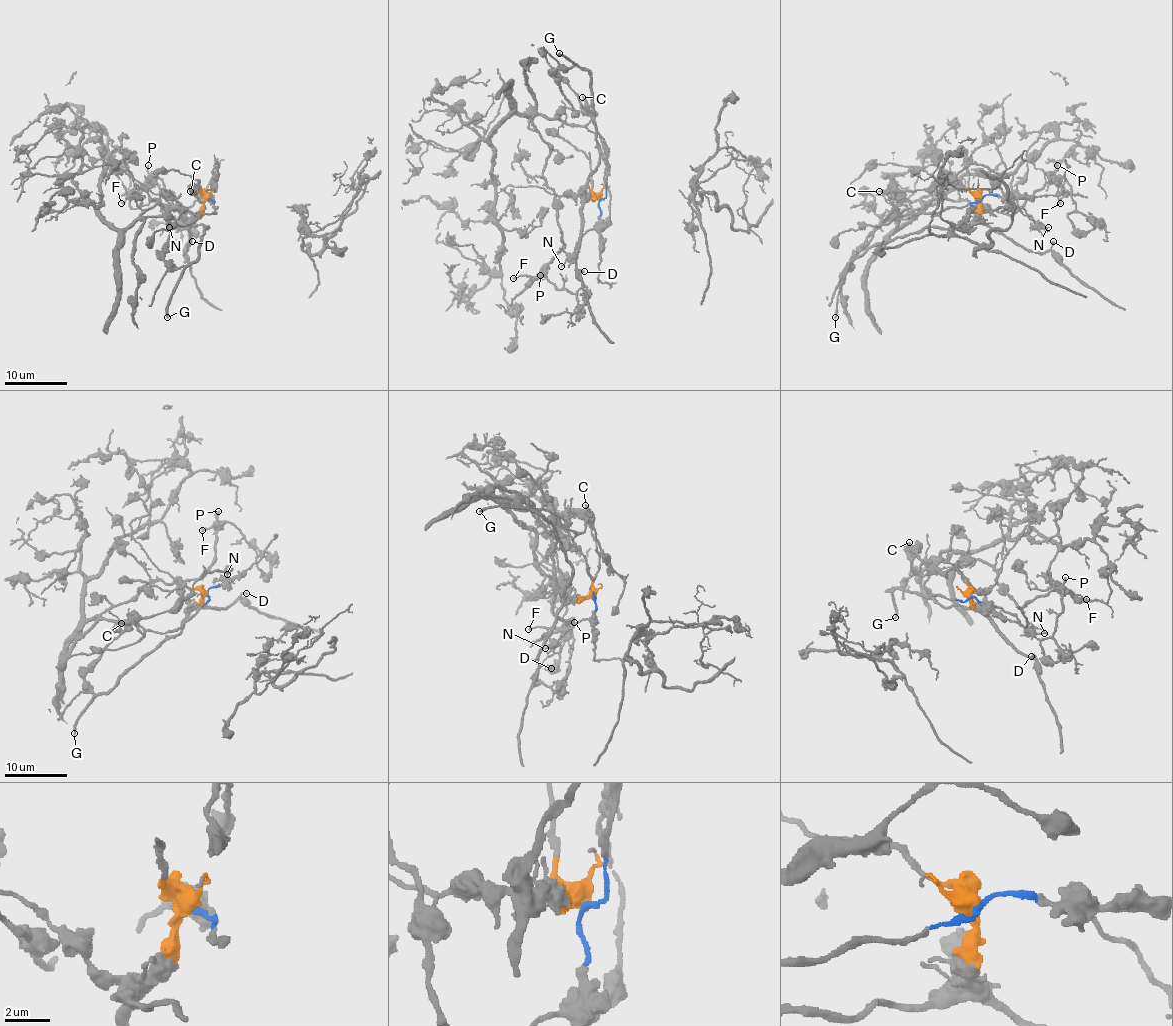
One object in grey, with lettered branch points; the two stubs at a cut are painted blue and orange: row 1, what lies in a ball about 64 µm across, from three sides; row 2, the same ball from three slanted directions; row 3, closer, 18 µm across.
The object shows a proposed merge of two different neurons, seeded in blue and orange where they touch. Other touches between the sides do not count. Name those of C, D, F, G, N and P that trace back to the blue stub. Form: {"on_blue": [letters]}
{"on_blue": ["C", "F", "N", "P"]}

